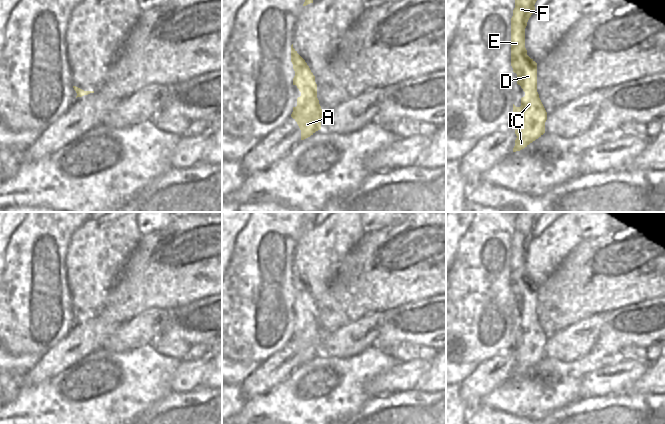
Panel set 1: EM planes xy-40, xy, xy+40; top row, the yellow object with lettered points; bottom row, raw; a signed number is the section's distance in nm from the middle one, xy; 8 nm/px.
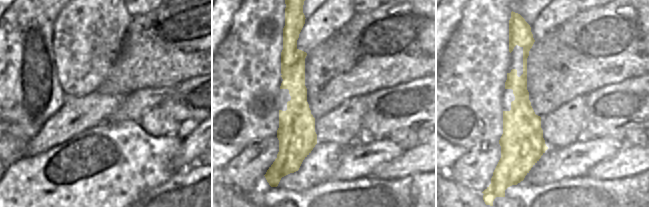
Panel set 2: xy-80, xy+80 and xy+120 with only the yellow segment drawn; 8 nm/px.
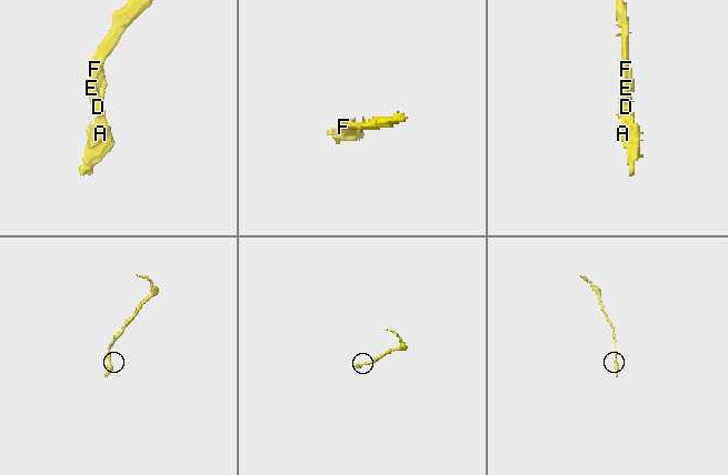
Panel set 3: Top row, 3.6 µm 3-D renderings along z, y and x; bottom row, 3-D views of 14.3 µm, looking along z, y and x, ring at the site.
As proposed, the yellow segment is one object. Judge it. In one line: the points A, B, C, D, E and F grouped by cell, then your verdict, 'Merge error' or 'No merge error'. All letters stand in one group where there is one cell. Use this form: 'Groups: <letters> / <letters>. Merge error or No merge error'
Groups: A B C D E F. No merge error

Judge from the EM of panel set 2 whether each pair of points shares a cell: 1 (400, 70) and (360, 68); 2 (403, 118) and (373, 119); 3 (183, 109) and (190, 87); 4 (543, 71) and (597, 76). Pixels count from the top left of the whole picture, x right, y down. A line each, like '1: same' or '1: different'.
1: same
2: same
3: same
4: same

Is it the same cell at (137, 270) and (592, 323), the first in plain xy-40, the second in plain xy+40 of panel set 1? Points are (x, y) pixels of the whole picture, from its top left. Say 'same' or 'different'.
different

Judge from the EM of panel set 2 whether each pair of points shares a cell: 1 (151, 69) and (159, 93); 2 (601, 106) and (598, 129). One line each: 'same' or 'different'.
1: different
2: same

